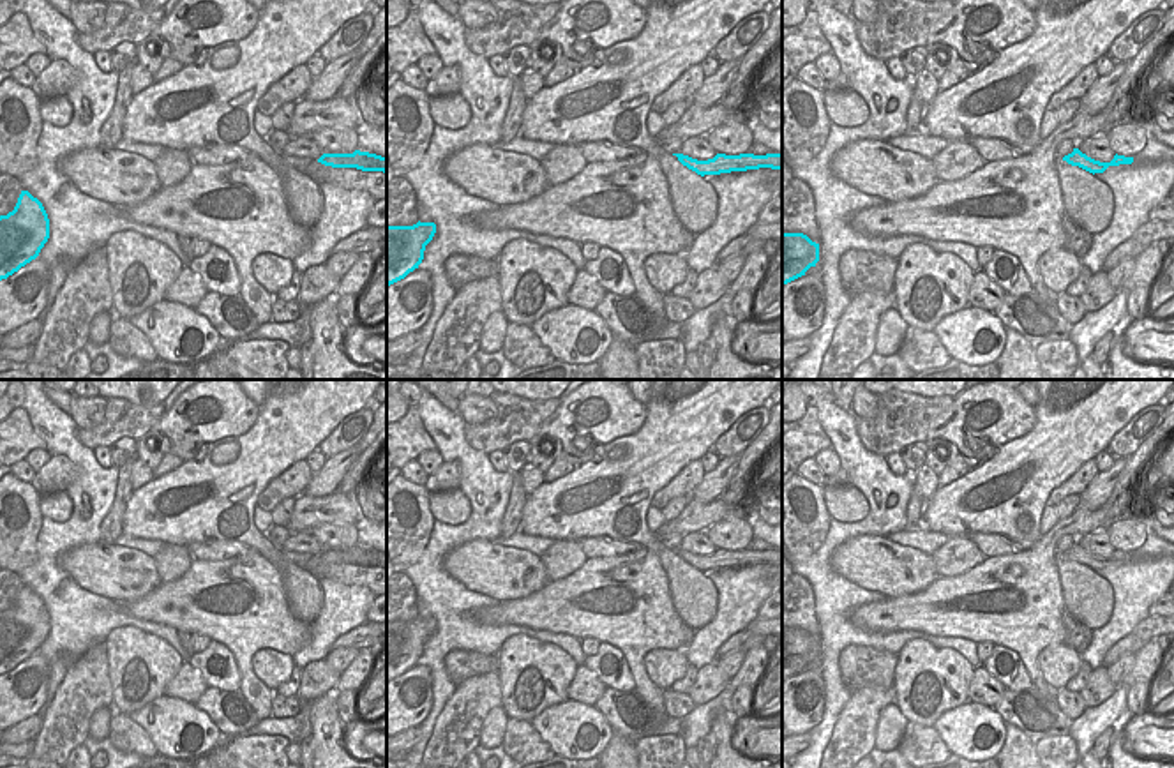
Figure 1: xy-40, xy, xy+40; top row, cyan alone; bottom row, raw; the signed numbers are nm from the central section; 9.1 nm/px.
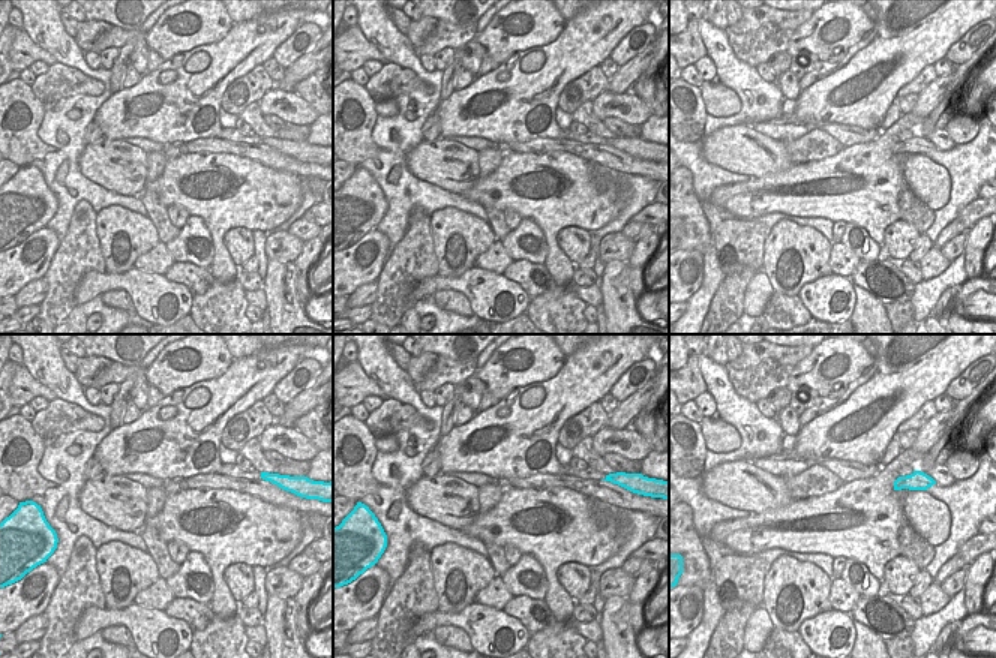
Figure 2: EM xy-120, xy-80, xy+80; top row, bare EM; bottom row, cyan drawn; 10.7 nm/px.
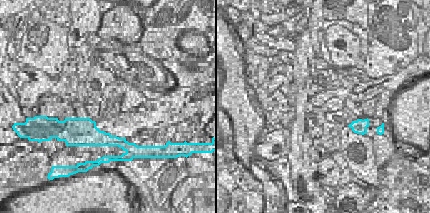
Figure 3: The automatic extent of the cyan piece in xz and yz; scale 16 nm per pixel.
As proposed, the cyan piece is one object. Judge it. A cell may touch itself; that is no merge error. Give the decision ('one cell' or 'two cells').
two cells

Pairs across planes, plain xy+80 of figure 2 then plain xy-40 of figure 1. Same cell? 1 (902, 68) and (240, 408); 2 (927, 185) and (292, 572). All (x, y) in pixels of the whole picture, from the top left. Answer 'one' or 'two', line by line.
1: two
2: one

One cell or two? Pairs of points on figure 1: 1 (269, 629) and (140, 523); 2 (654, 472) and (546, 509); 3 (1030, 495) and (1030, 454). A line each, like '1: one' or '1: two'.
1: two
2: one
3: one

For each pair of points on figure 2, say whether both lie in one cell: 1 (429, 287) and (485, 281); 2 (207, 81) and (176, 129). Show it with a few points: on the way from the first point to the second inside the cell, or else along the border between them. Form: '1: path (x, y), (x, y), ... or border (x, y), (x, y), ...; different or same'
1: path (443, 284), (471, 284); same
2: path (194, 90), (182, 99), (182, 108), (174, 116); same

